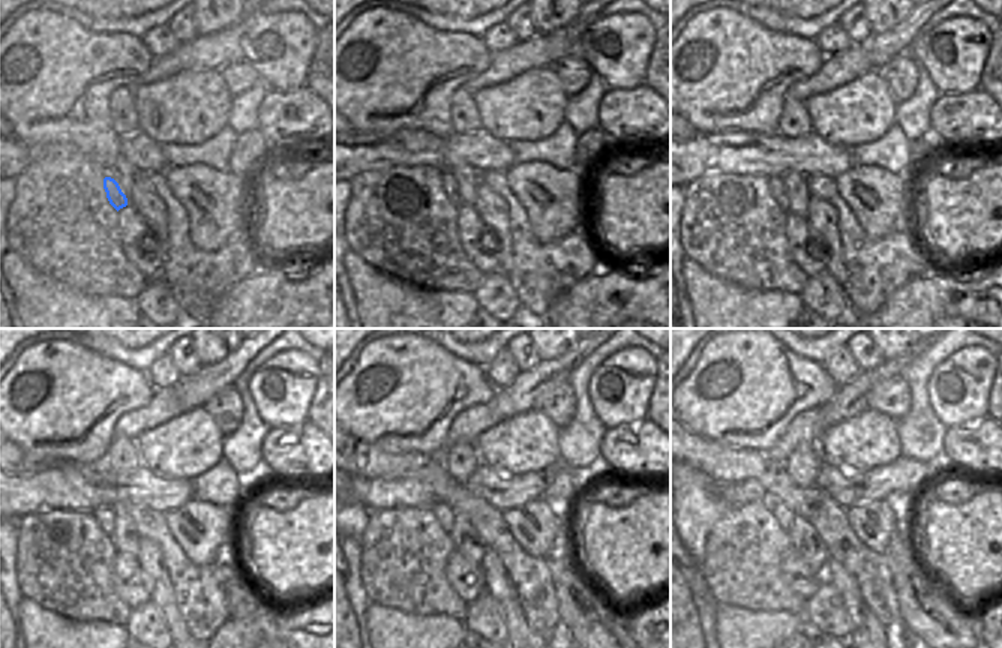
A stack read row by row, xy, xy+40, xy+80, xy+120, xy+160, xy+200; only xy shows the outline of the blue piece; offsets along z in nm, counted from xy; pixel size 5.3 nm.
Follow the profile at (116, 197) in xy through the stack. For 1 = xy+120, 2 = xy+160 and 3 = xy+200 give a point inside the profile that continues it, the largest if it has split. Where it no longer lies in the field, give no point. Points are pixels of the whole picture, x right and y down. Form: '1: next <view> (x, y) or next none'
1: next xy+120 (105, 516)
2: next xy+160 (444, 515)
3: next xy+200 (783, 515)

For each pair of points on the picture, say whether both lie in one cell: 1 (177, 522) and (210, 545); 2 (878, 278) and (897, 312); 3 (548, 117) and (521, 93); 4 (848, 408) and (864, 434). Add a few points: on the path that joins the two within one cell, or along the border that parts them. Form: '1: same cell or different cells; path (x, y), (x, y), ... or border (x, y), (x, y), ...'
1: same cell; path (180, 531), (194, 545), (201, 545)
2: different cells; border (917, 276), (905, 282), (876, 312)
3: same cell; path (542, 111), (527, 99)
4: different cells; border (867, 408), (827, 428)

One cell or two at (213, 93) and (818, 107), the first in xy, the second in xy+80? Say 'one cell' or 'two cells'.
one cell

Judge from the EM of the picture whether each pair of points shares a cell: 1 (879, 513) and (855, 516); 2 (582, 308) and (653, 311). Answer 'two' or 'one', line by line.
1: one
2: one

